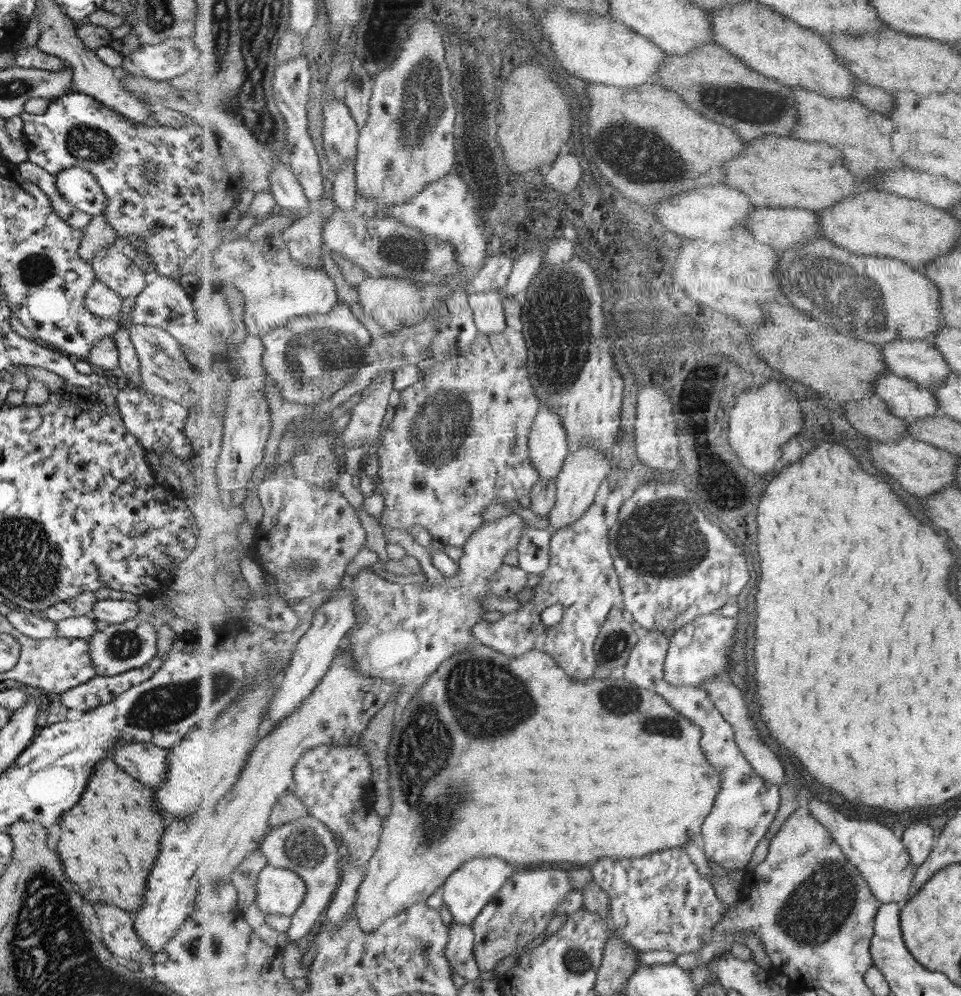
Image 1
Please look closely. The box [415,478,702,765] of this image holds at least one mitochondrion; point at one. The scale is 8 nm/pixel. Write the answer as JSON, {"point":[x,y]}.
{"point":[621,701]}

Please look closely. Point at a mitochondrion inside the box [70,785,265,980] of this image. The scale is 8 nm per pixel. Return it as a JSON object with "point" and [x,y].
{"point":[192,948]}

